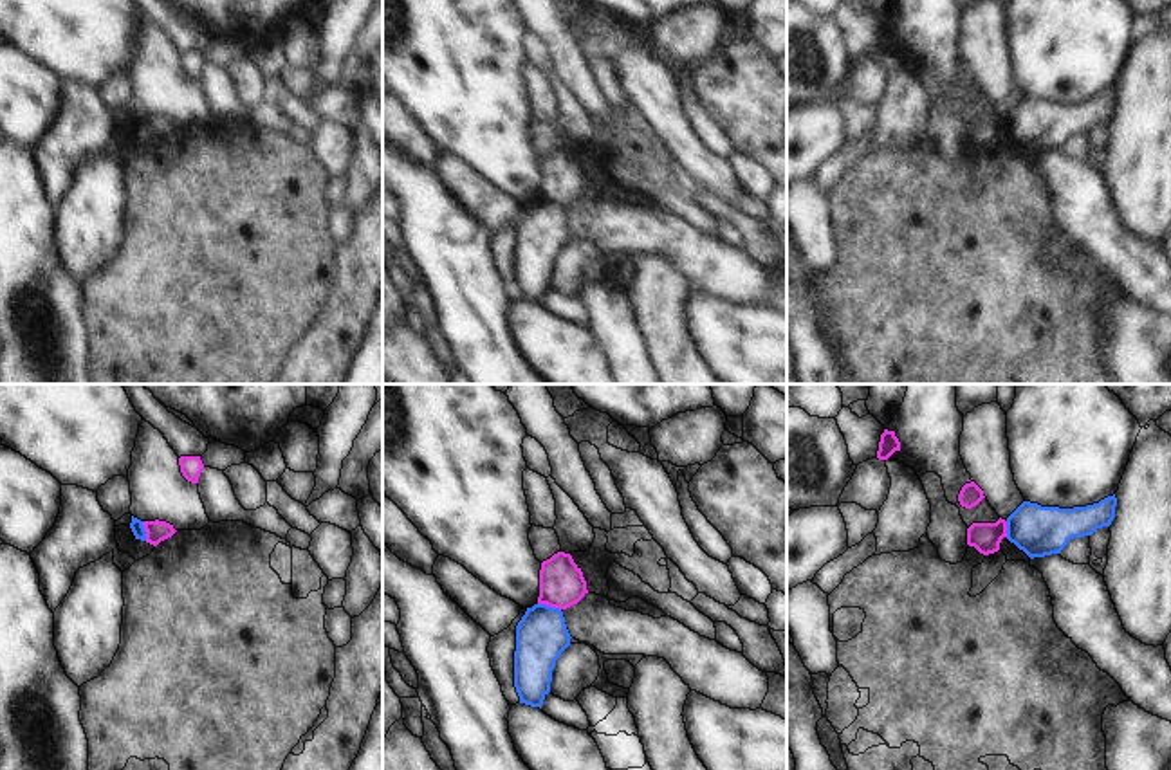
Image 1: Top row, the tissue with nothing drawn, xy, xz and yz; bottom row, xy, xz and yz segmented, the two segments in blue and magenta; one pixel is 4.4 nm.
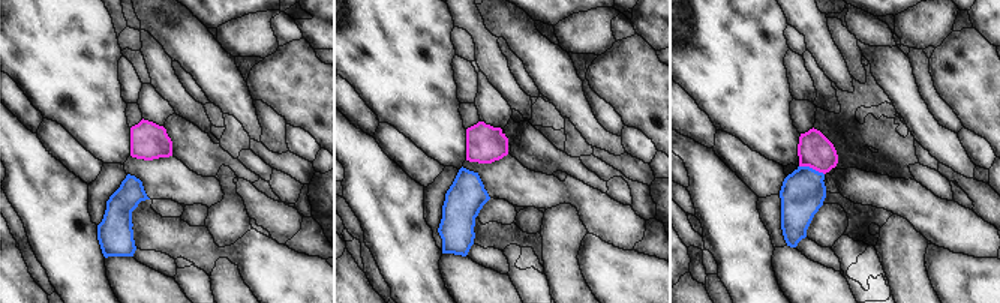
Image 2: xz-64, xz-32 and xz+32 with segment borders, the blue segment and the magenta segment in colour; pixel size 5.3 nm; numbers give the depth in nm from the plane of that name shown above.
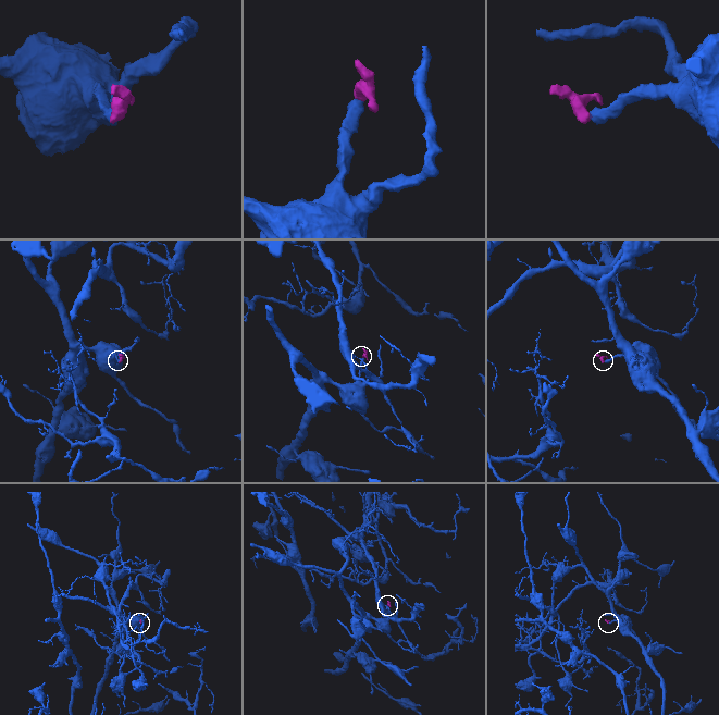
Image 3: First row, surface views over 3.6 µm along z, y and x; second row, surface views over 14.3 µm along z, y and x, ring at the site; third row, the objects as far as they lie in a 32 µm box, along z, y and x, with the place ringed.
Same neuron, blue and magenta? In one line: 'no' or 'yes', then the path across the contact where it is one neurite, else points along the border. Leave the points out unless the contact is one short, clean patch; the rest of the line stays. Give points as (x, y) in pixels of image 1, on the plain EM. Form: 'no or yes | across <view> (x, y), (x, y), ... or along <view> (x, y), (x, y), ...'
no | along xz (538, 199), (560, 206)

